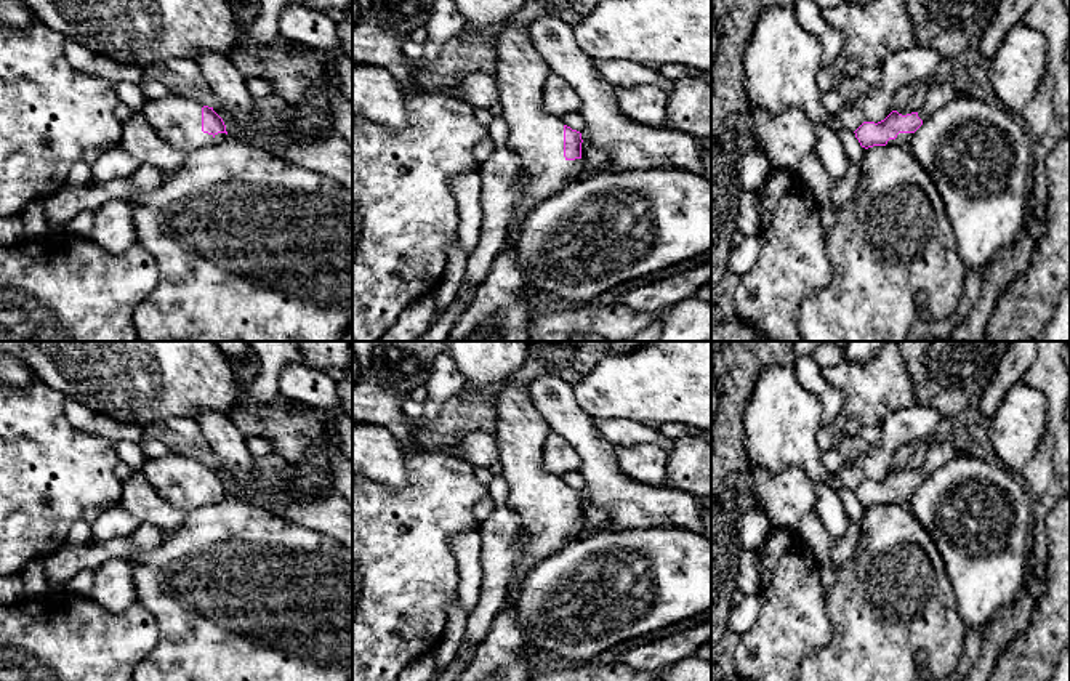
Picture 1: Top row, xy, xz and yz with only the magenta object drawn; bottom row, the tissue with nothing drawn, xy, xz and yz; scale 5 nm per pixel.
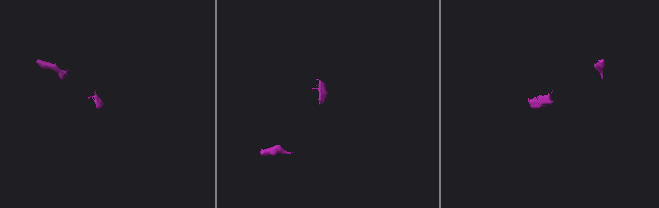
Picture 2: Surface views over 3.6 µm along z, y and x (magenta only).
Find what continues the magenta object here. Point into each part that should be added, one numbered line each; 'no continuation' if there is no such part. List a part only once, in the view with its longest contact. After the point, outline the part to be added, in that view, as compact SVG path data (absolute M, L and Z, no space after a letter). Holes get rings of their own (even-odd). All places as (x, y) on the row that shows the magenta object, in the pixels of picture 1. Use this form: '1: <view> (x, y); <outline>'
1: xy (176, 119); M189 91L147 99L143 111L151 128L175 149L189 154L219 144L227 135L202 131L202 104Z

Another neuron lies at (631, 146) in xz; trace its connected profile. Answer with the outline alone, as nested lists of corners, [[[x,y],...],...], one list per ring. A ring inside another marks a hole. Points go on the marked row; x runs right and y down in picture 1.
[[[545,16],[527,29],[551,72],[578,93],[578,114],[585,122],[581,139],[609,151],[609,170],[679,168],[705,176],[702,151],[708,141],[670,127],[646,127],[630,120],[618,107],[617,90],[580,50],[573,26]]]

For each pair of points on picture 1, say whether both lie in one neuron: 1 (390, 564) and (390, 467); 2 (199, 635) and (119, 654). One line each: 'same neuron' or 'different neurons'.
1: different neurons
2: different neurons

